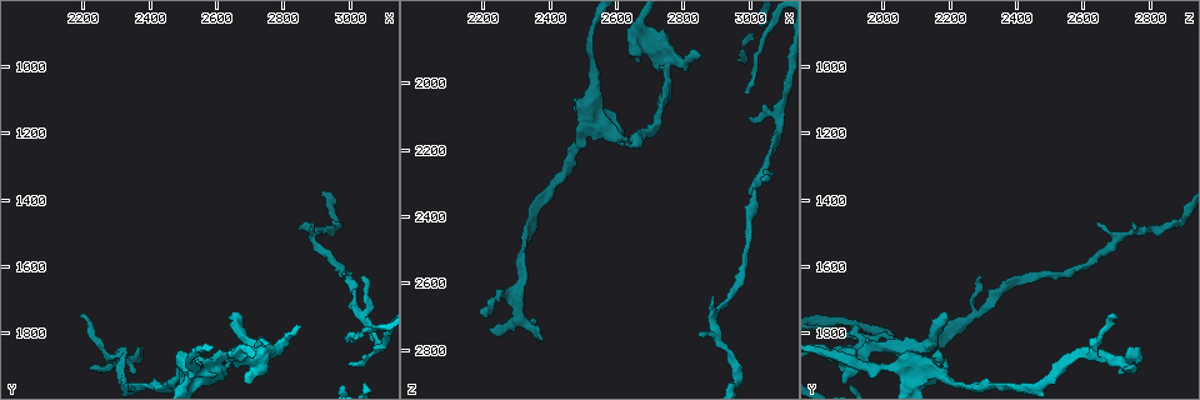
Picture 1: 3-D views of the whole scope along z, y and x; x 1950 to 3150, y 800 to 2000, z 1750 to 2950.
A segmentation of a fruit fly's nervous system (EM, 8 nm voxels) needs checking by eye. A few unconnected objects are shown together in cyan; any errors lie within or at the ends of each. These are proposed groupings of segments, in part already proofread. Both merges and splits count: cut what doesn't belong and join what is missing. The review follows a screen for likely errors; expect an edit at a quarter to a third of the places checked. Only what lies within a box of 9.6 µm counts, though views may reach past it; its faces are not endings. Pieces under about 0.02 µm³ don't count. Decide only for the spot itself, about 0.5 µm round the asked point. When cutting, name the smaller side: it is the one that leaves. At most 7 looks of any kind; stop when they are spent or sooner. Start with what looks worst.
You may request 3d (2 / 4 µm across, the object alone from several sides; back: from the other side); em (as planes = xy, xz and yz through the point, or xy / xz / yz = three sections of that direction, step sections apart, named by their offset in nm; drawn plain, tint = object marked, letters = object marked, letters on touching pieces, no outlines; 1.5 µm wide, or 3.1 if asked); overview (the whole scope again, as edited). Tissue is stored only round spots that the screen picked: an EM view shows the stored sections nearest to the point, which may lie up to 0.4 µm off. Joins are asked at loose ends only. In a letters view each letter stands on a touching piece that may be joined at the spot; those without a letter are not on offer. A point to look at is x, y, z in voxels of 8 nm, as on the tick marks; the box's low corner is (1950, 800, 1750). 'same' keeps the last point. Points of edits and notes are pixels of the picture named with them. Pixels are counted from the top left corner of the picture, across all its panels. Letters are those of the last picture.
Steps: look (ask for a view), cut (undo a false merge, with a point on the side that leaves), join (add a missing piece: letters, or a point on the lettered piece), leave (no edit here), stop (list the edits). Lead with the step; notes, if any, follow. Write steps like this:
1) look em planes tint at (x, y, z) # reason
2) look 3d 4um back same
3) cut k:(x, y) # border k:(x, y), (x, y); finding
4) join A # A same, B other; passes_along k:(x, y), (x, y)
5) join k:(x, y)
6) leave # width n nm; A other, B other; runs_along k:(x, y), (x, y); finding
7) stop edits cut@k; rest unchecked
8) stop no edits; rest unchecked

look 3d 2um at (2640, 1740, 2190) # end of a long branch

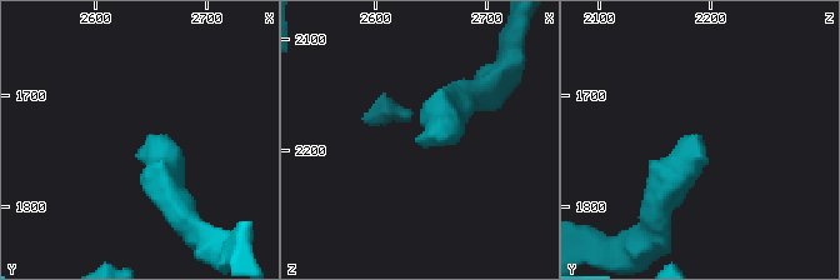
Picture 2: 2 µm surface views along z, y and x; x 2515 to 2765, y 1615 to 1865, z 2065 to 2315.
look em xy step 4 tint at (2640, 1744, 2192) # now the EM

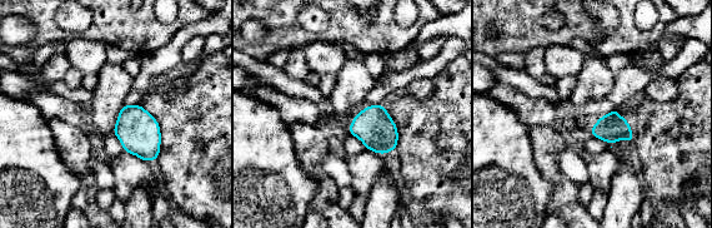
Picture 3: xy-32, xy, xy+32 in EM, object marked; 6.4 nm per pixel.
look em xy step 4 letters same # what lies round it

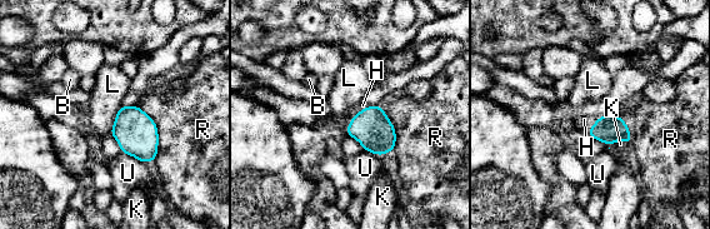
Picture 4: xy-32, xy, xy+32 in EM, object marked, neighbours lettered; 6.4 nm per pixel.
join H # longest_contact R 380 nm; B other, H same, K other, L other, R other, U other; passes_along 4:(609, 129), (599, 118), (584, 119); the cell continues

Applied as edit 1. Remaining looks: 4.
look 3d 2um back at (2370, 1850, 2760)

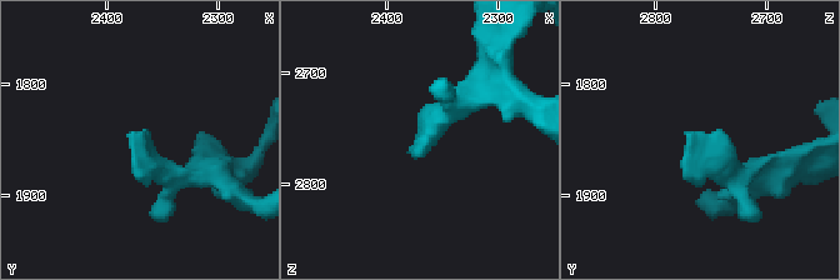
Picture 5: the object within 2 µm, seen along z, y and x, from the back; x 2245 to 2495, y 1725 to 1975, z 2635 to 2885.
look em xy step 8 plain at (2372, 1842, 2762)

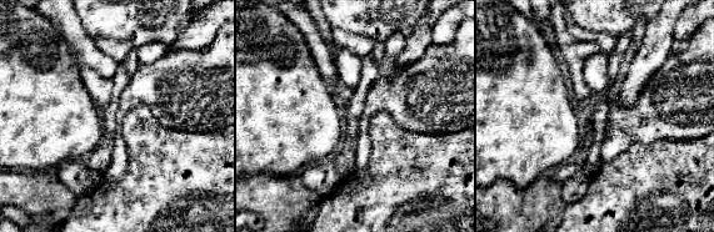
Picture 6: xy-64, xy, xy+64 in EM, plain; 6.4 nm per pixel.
look em xy step 8 letters same # see the neighbours

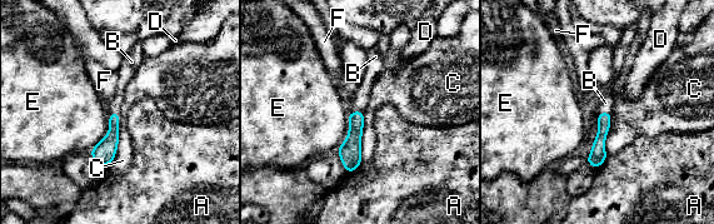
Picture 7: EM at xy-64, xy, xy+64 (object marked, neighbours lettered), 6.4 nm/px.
join B # A other, B same, C other, D other, E other, F other; passes_along 7:(598, 149), (604, 112), (605, 103); the cell continues

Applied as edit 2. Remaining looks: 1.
stop edits join@4, join@7; rest unchecked

